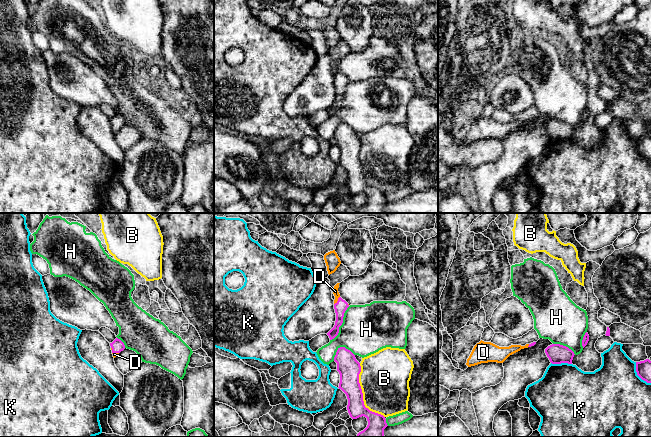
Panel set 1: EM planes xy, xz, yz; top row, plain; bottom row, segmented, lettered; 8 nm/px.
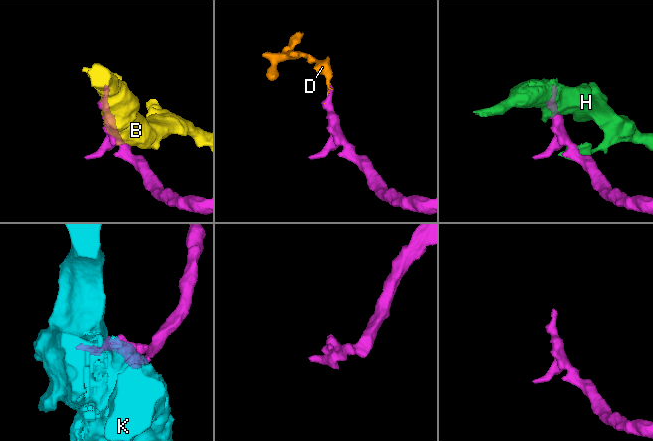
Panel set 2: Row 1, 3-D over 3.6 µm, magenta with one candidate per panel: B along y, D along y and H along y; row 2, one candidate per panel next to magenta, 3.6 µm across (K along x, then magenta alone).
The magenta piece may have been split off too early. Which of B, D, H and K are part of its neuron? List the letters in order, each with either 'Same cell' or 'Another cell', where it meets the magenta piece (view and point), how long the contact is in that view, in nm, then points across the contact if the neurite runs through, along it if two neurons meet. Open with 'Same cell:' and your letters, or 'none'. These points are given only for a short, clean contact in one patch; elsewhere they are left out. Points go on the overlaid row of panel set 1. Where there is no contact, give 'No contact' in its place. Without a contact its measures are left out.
Same cell: D
B: Another cell. Touches magenta at xz (362, 394). Shared border 480 nm
D: Same cell. Touches magenta at xz (338, 300). Shared border 80 nm
H: Another cell. Touches magenta at xz (341, 324). Shared border 320 nm
K: Another cell. Touches magenta at yz (638, 375). Shared border 220 nm

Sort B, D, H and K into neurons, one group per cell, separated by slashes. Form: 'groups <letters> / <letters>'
groups B / D / H / K

